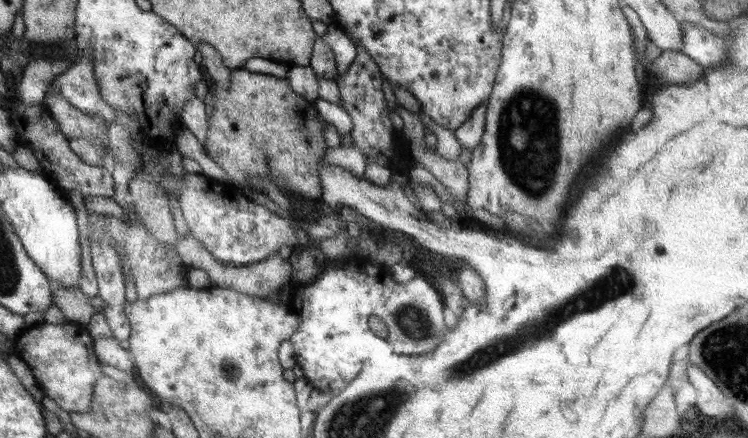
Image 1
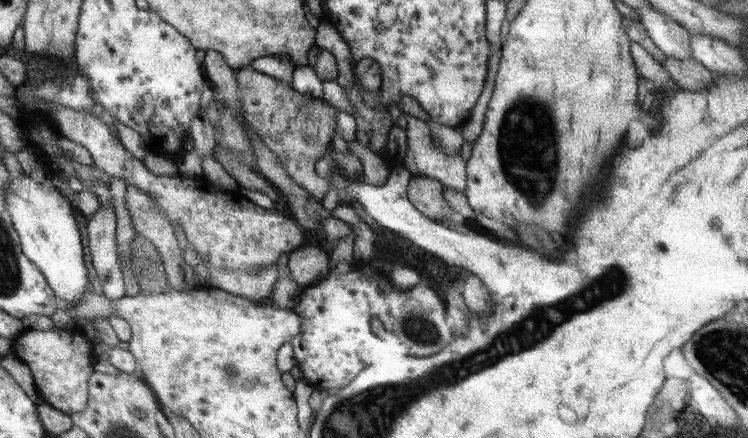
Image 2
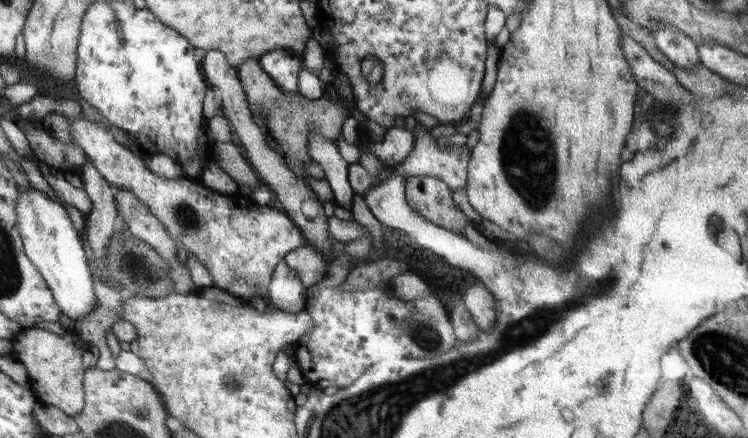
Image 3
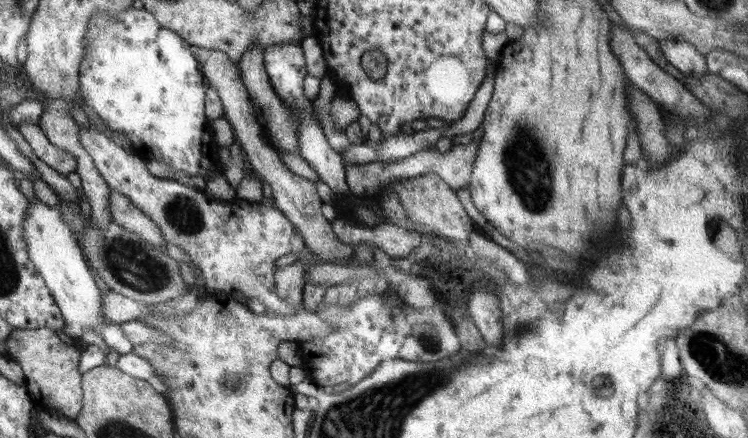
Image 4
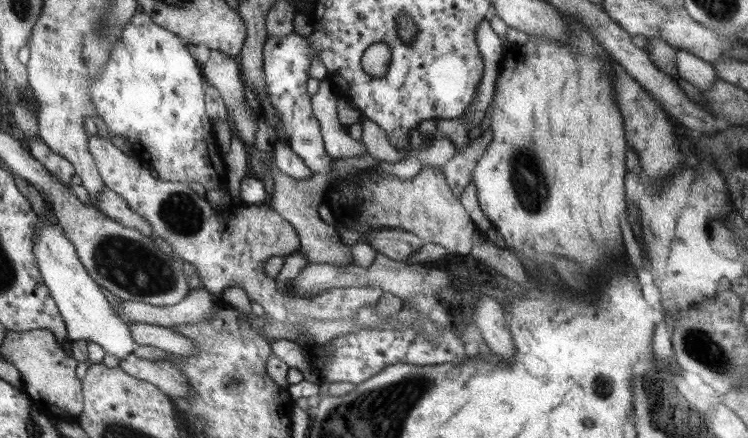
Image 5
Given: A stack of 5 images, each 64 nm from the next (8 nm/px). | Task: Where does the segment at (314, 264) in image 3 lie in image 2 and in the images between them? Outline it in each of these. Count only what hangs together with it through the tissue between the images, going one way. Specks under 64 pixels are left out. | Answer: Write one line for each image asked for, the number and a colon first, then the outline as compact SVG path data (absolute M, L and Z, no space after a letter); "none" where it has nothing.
2: M307 246L307 248L297 248L289 254L287 260L287 268L289 274L295 282L303 284L303 286L313 286L317 282L321 282L321 278L325 278L329 274L329 254L317 246Z

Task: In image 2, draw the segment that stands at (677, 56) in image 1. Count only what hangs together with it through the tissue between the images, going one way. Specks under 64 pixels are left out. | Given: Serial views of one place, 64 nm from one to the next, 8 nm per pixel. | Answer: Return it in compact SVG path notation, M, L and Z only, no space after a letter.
M665 56L665 60L659 64L669 74L669 80L673 80L673 84L679 86L679 90L699 92L703 90L703 86L709 86L709 82L713 82L715 78L713 72L709 72L703 64L699 64L693 58Z

